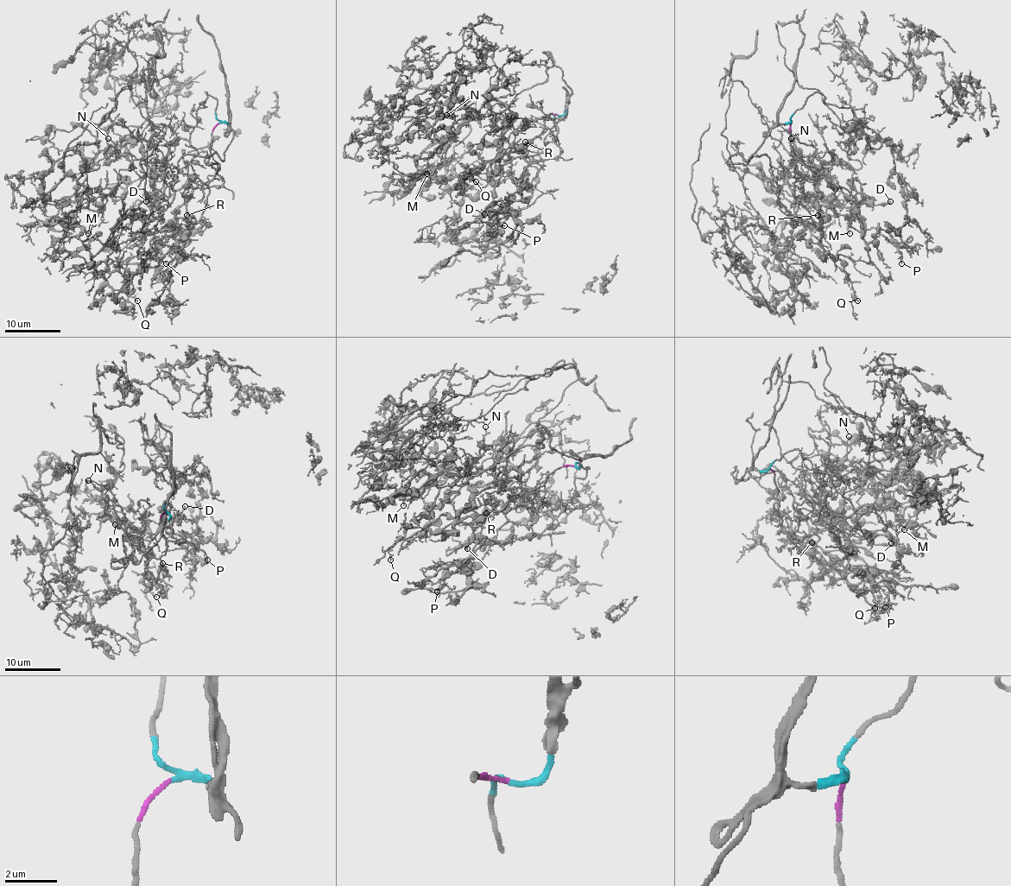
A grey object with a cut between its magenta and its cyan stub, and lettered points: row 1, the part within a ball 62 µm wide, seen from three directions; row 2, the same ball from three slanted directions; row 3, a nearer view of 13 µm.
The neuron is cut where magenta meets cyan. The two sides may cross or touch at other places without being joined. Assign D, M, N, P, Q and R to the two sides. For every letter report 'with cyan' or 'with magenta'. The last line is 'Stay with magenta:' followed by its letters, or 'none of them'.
D: with magenta
M: with cyan
N: with cyan
P: with magenta
Q: with magenta
R: with magenta
Stay with magenta: D, P, Q, R

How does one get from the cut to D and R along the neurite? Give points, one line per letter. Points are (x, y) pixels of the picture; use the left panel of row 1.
D: (217, 123), (212, 131), (211, 156), (219, 166), (222, 182), (217, 186), (167, 186), (160, 204), (145, 200)
R: (217, 123), (212, 131), (211, 146), (217, 171), (208, 184), (205, 207), (195, 223), (186, 220), (187, 214)

